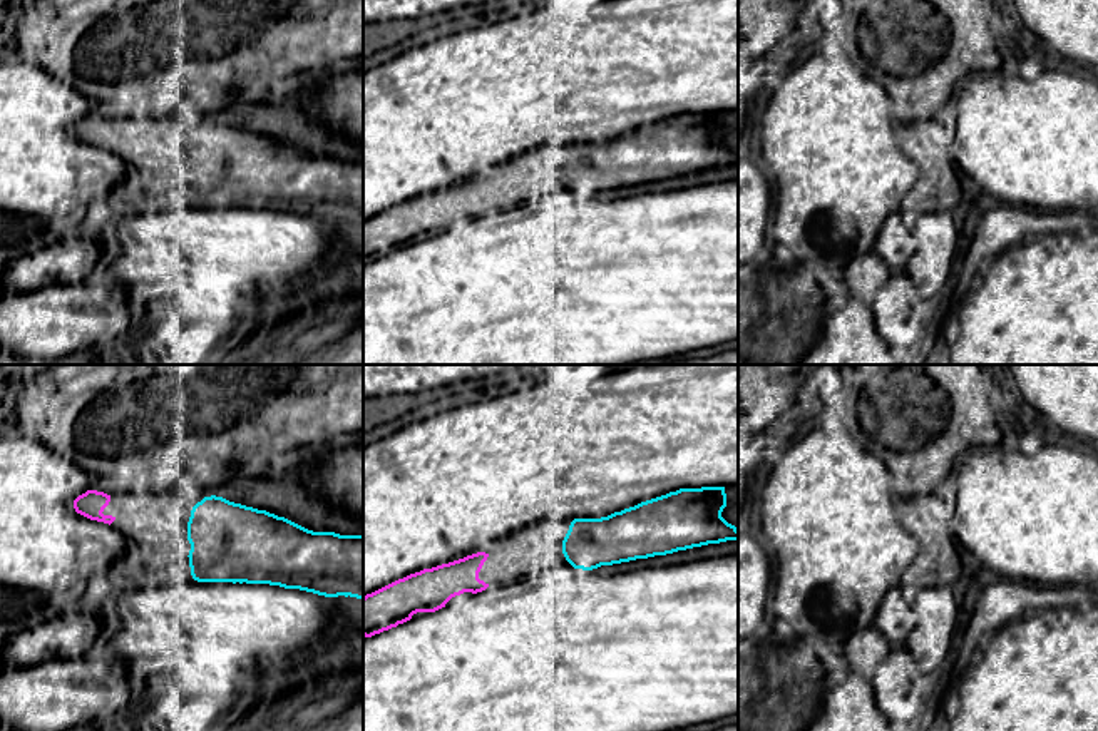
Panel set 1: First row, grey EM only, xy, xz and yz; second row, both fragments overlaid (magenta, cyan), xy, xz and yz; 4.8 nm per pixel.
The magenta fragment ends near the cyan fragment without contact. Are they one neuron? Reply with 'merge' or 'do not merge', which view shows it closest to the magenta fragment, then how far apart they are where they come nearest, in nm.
merge; nearest in xy; 360 nm apart

